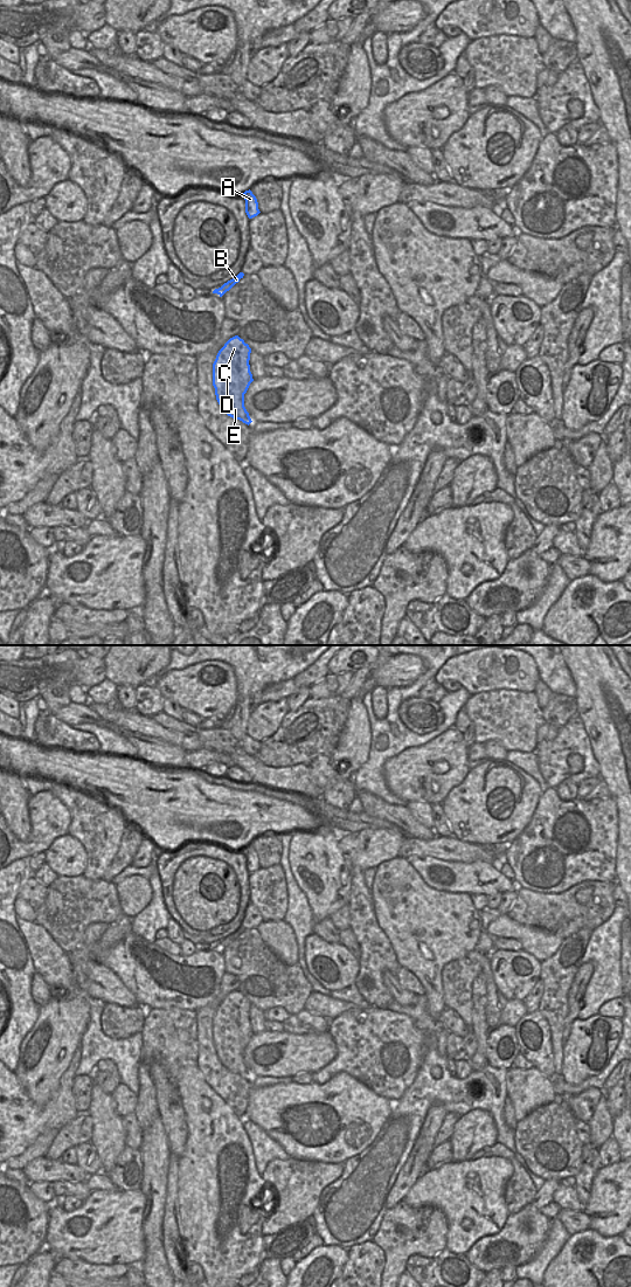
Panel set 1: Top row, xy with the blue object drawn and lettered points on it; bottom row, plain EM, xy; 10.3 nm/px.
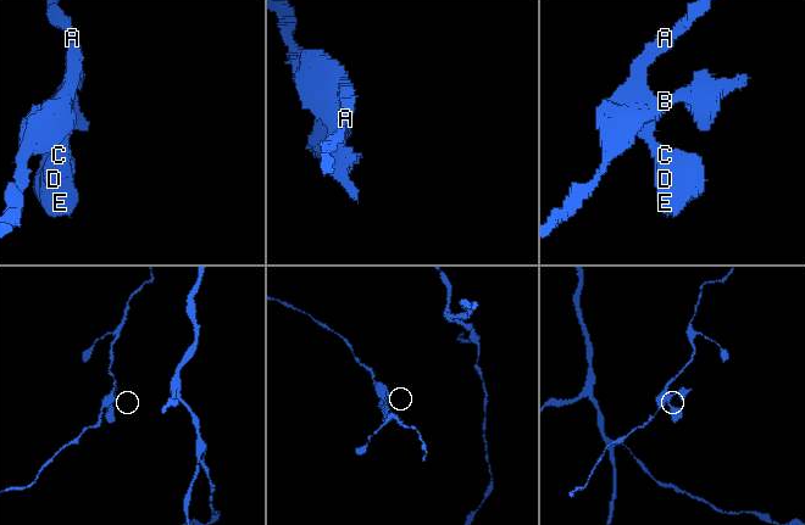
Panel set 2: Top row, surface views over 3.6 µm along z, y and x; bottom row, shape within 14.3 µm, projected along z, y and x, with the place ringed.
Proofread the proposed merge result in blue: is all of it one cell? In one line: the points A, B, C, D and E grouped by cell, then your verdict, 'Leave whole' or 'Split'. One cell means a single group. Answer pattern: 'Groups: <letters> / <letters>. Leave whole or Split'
Groups: A C D E / B. Split.

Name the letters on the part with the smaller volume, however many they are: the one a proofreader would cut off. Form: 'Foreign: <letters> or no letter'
Foreign: B

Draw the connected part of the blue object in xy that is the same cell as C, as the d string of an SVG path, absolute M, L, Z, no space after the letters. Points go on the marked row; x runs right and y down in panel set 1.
M238 335L230 338L213 364L213 386L221 409L230 417L250 424L244 394L254 381L250 372L251 348Z

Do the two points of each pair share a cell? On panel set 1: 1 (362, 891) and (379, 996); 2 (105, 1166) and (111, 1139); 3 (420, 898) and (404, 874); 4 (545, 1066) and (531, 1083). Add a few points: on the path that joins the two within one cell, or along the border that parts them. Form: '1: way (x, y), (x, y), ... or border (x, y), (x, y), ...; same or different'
1: way (365, 917), (365, 927), (373, 946), (373, 970); same
2: way (108, 1159), (109, 1146); same
3: way (414, 892), (407, 880); same
4: border (534, 1067), (550, 1079); different

